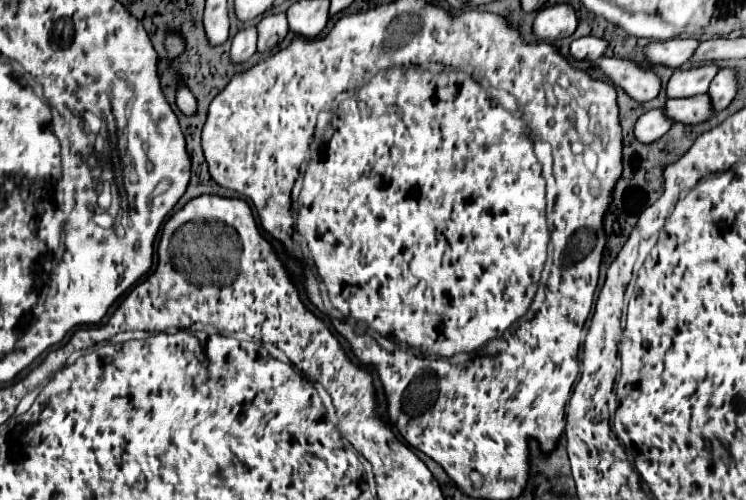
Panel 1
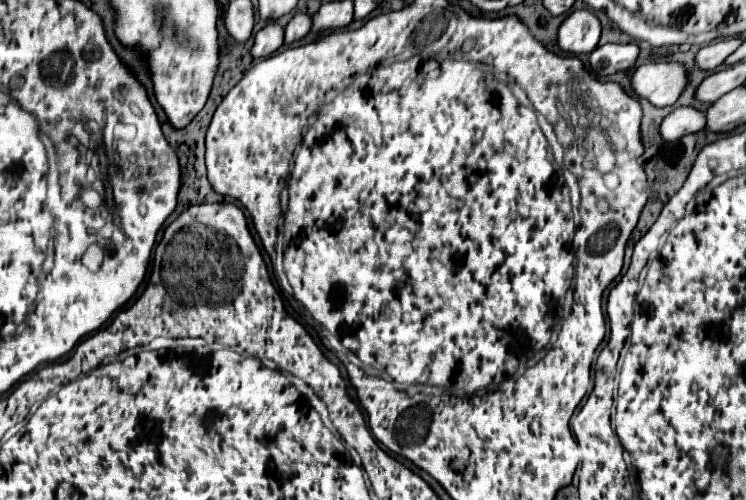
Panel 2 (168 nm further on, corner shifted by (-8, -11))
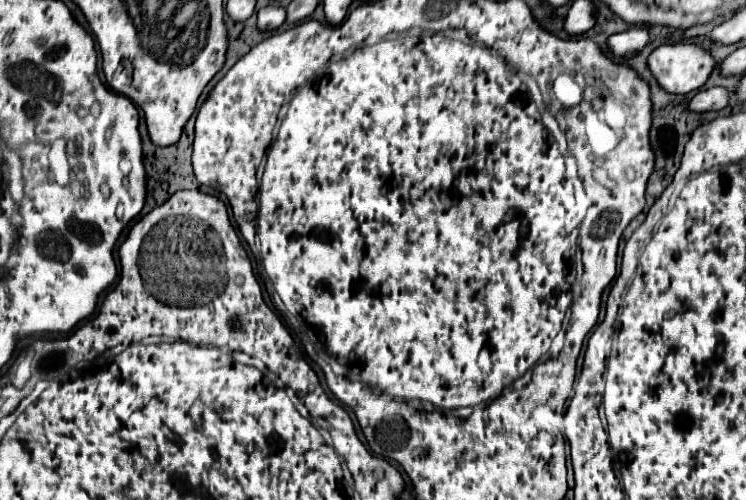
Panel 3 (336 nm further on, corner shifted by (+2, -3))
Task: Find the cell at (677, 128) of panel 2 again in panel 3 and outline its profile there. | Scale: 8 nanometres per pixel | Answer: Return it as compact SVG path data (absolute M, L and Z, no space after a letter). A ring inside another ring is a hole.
M709 88L709 90L701 90L699 94L695 94L695 98L691 100L691 110L695 112L707 112L707 110L721 110L729 104L729 90L725 88Z

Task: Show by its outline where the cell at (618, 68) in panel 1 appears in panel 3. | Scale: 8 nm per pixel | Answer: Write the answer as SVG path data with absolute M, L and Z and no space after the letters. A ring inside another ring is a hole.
M661 44L649 56L657 82L671 94L699 90L715 68L715 58L699 44Z

